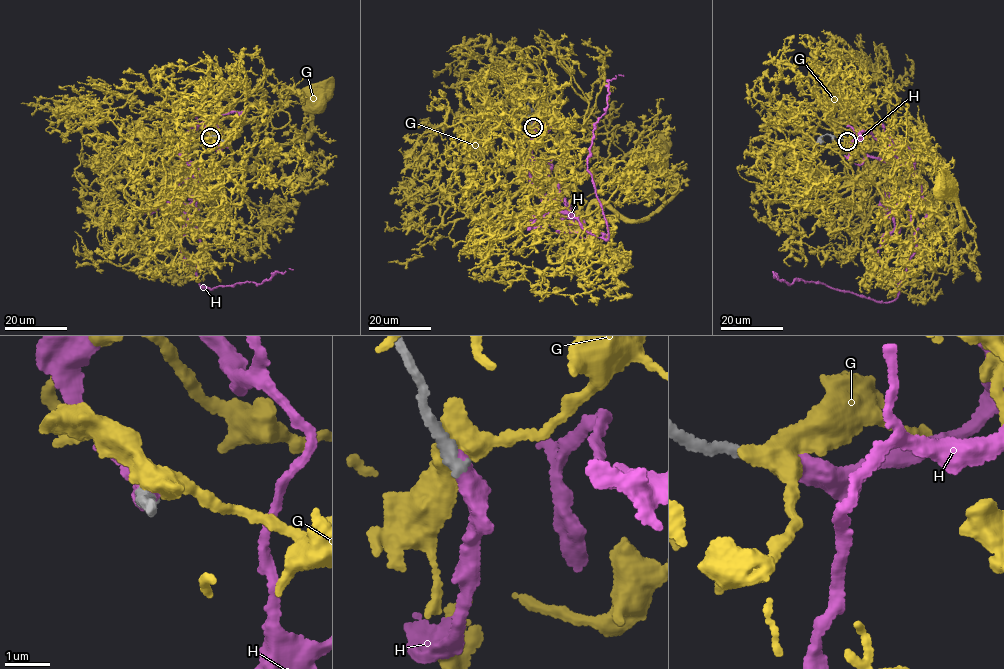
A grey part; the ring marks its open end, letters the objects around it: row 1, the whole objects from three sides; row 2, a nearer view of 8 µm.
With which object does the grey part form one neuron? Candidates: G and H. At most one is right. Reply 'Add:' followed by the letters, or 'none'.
Add: H

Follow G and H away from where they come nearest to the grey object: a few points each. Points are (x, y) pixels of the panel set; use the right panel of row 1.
G: (846, 139), (840, 156), (854, 176), (875, 184), (887, 177), (899, 182), (953, 232), (966, 229), (946, 186)
H: (846, 141), (869, 132), (895, 139), (913, 159), (927, 211), (899, 293), (880, 303), (778, 279)

